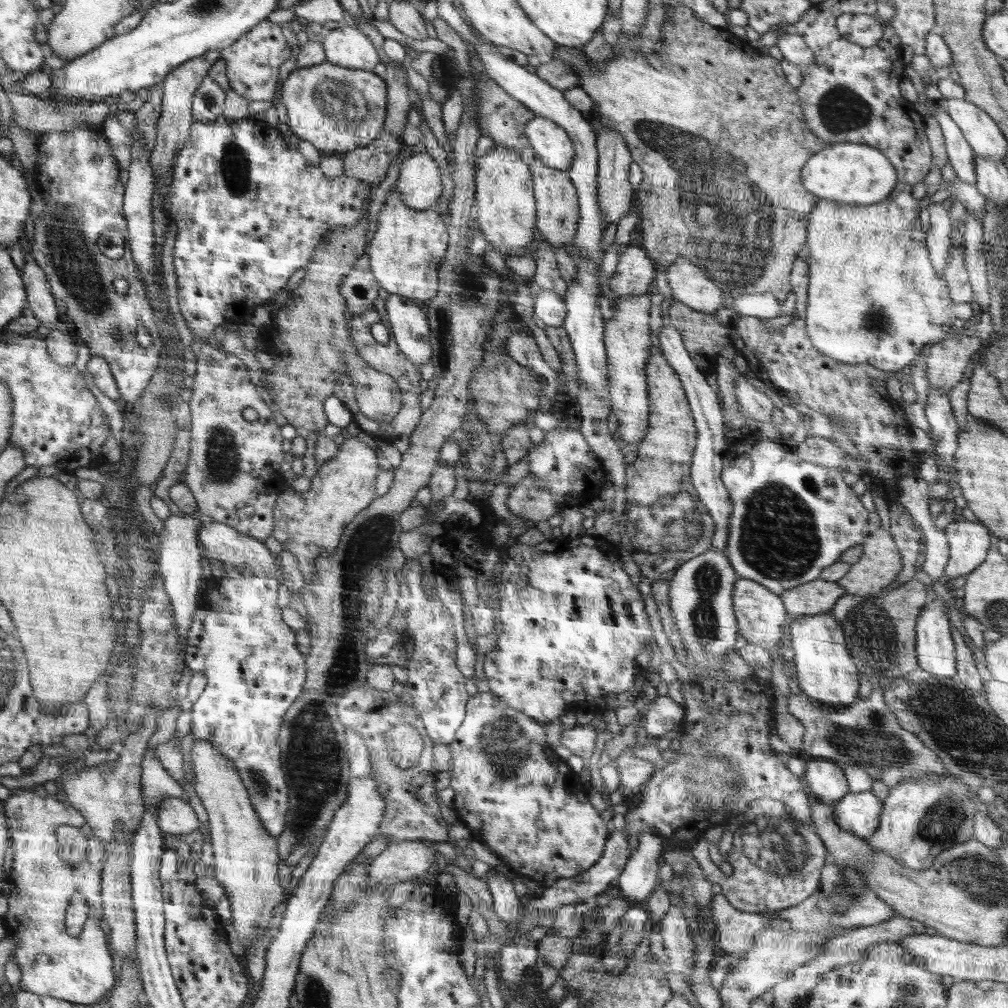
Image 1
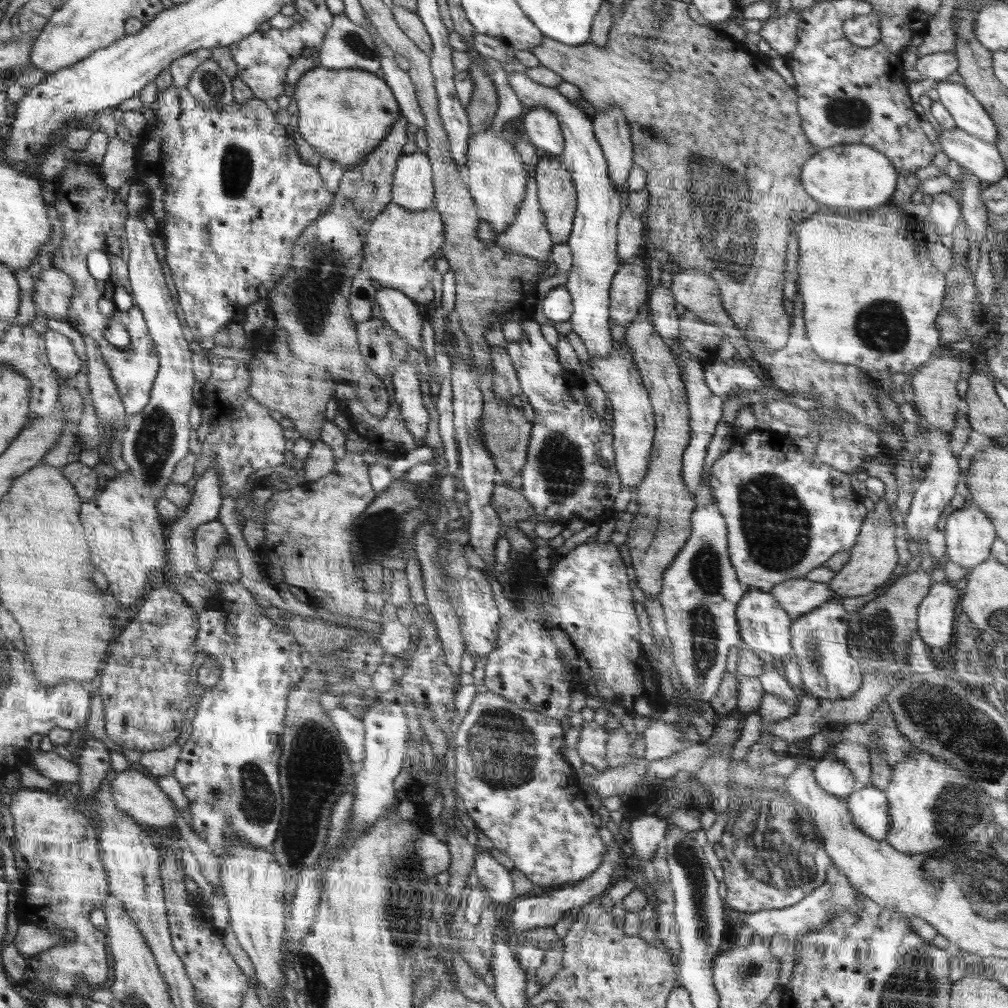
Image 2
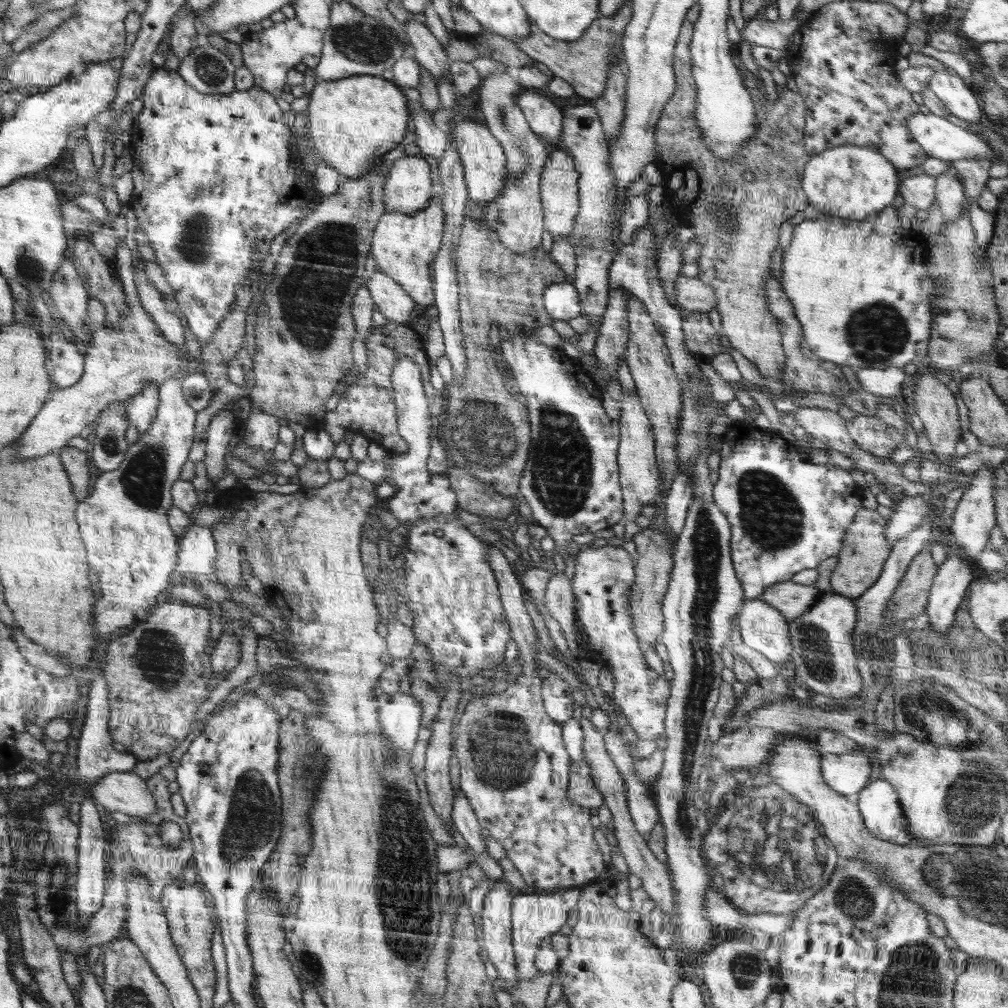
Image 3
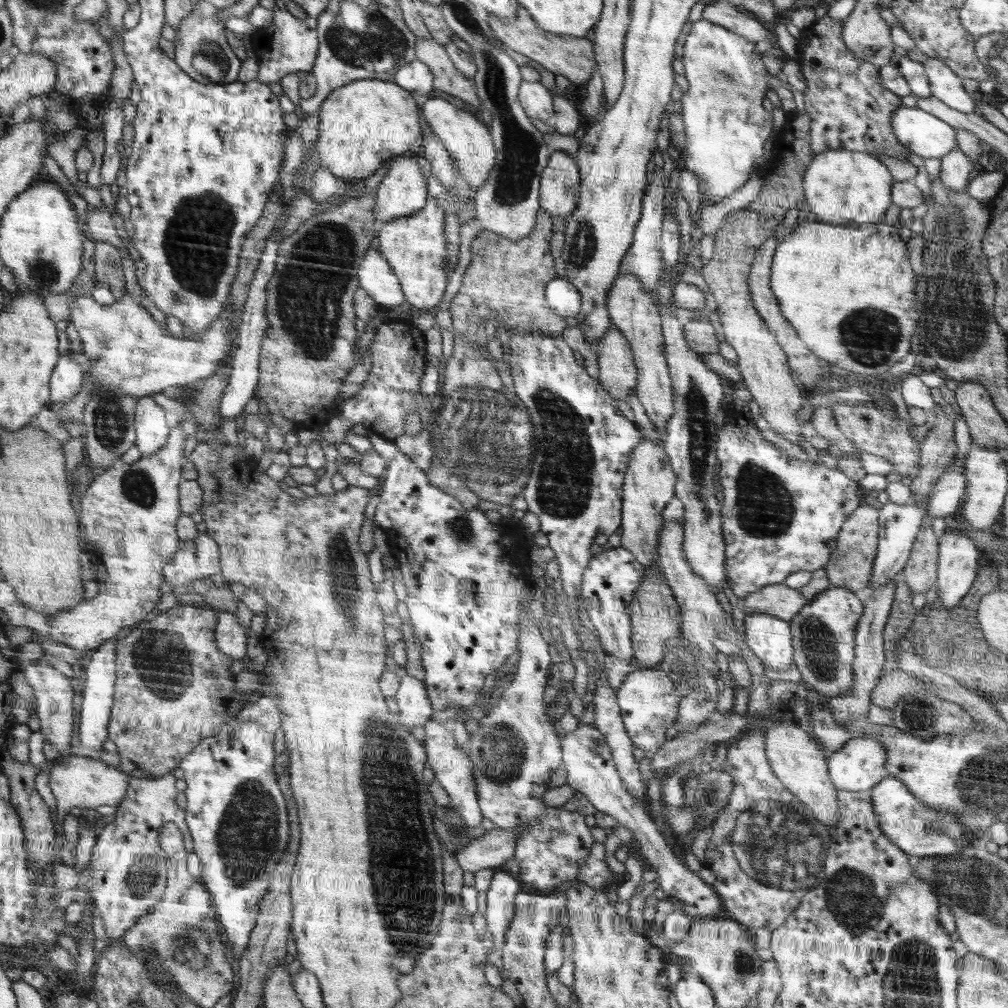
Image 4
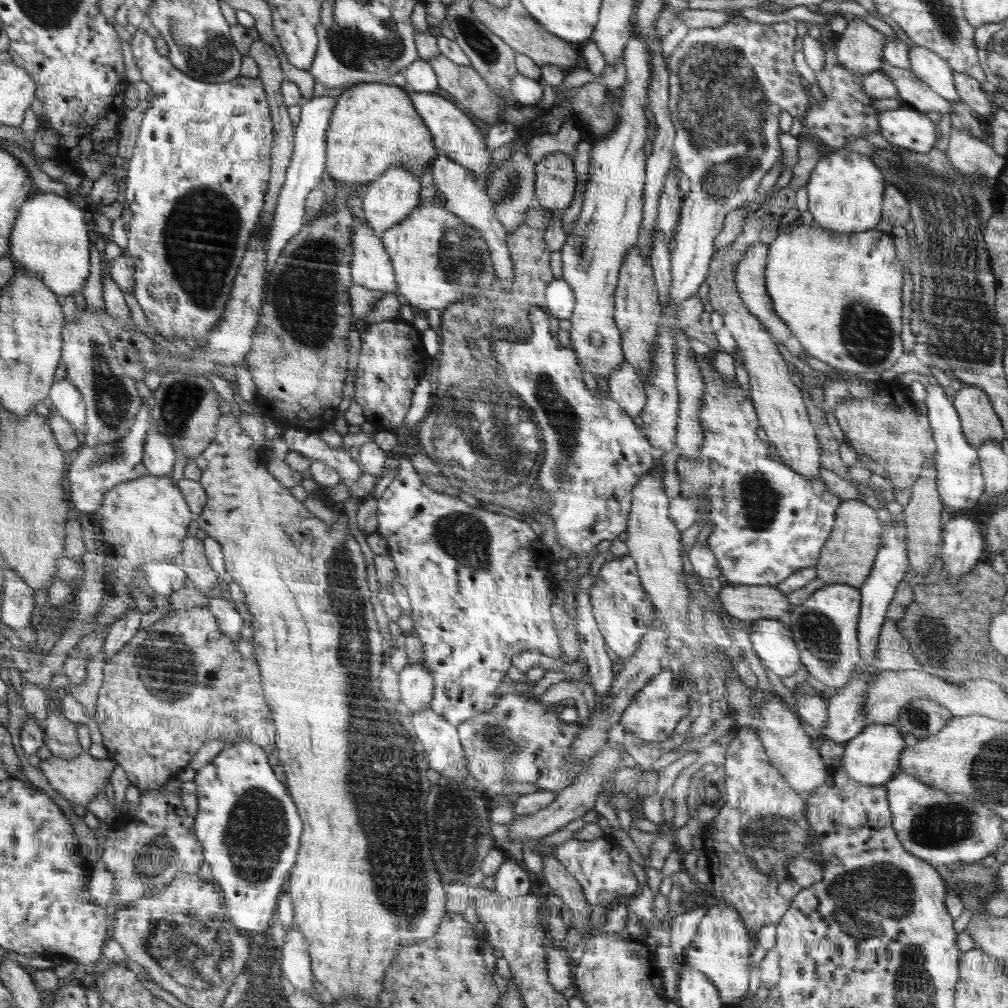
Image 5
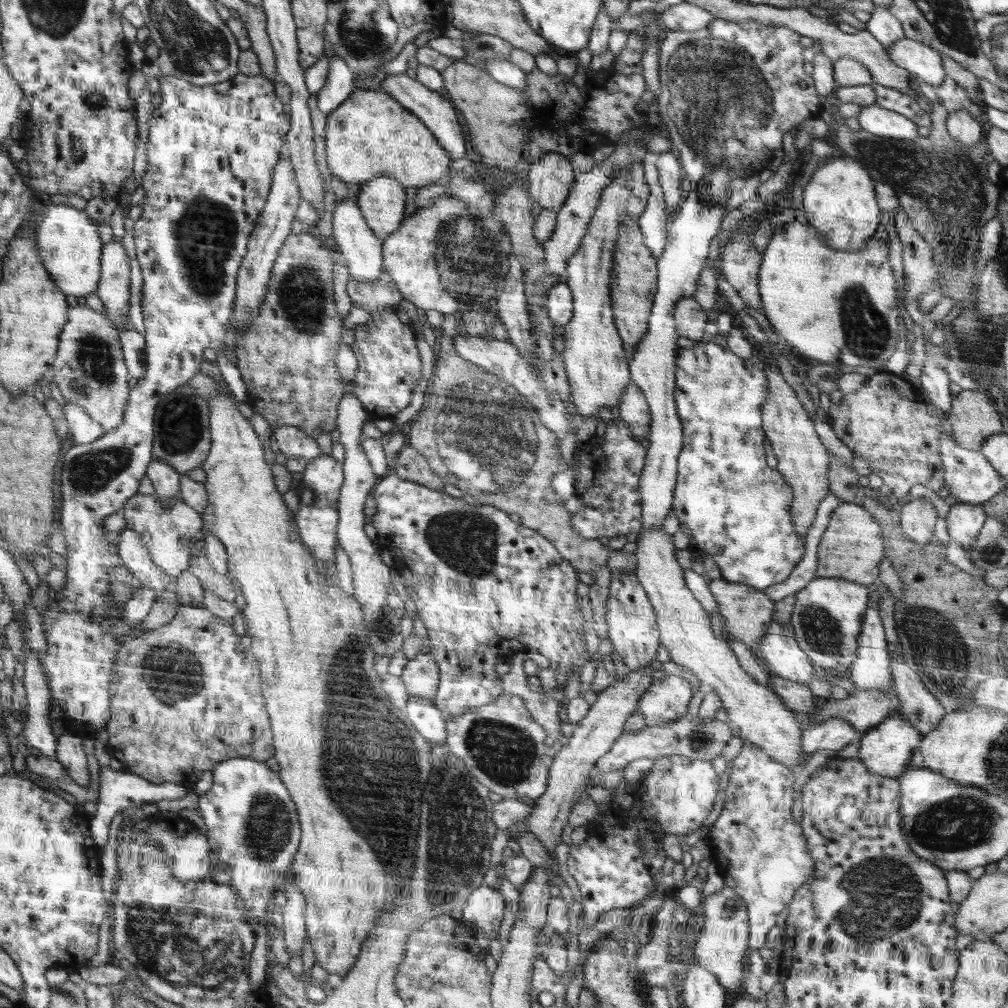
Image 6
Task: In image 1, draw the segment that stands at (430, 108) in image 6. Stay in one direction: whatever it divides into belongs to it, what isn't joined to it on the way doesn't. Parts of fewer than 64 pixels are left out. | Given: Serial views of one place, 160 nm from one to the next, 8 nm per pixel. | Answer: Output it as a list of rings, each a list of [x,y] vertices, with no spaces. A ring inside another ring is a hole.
[[[494,145],[481,158],[477,158],[476,164],[476,203],[474,217],[480,225],[480,230],[492,248],[502,252],[504,257],[519,255],[527,248],[533,239],[538,238],[536,194],[533,192],[533,173],[521,160],[513,149],[506,146]]]

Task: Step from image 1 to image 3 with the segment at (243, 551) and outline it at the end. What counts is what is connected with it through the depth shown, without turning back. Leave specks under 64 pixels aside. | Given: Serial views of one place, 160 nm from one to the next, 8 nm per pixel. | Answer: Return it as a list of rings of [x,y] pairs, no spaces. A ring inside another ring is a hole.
[[[192,524],[181,537],[181,551],[178,552],[177,570],[182,574],[216,573],[217,550],[212,531],[208,527]]]

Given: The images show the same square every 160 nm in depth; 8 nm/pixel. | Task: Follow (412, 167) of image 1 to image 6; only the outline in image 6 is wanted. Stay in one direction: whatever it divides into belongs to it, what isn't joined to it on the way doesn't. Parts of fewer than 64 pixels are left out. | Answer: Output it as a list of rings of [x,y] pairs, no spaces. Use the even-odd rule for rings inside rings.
[[[388,176],[369,180],[361,185],[357,204],[370,229],[385,240],[385,237],[393,235],[404,218],[404,184]]]

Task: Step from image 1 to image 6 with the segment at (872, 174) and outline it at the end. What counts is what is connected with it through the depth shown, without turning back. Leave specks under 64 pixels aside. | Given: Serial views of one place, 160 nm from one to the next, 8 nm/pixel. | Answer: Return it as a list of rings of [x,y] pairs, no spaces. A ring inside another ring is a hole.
[[[836,158],[819,166],[803,188],[804,212],[821,239],[834,250],[862,250],[881,224],[881,208],[875,193],[876,182],[866,169],[852,158]]]

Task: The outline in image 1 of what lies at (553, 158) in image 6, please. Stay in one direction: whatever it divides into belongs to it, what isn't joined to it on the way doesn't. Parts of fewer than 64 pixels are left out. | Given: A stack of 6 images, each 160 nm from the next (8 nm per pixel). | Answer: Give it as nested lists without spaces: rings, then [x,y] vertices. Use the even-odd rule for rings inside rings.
[[[534,160],[529,164],[533,173],[533,192],[536,194],[537,230],[554,248],[563,248],[580,226],[580,204],[576,202],[576,187],[568,171],[550,167],[544,161]]]

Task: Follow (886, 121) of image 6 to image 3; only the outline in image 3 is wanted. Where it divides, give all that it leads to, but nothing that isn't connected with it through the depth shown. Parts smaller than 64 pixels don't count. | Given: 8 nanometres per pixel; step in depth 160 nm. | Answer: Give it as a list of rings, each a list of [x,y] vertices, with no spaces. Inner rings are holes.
[[[918,112],[906,122],[906,125],[908,125],[910,134],[916,140],[916,143],[922,147],[928,157],[950,163],[960,160],[988,160],[990,162],[996,155],[992,147],[988,145],[987,140],[981,135],[964,130],[963,127],[954,125],[947,119],[936,116],[936,114]]]

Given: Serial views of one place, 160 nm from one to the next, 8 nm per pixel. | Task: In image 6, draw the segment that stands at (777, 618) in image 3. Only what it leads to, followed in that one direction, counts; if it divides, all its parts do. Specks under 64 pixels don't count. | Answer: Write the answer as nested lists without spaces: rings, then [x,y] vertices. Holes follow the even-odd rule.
[[[772,622],[760,641],[758,655],[768,662],[772,675],[804,685],[811,681],[816,667],[795,638],[786,636],[786,624]]]

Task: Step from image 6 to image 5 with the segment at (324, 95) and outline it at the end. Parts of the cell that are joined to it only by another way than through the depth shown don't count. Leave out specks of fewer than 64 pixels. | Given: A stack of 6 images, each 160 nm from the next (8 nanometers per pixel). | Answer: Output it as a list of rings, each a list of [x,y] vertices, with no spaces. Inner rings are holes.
[[[332,96],[313,97],[312,100],[306,100],[303,104],[300,120],[295,123],[293,156],[290,165],[287,167],[285,181],[277,198],[273,224],[267,232],[269,237],[266,251],[267,274],[265,274],[265,284],[269,272],[274,268],[276,260],[279,259],[281,250],[305,226],[305,200],[308,193],[319,185],[321,176],[325,173],[325,151],[327,148],[325,146],[325,133],[334,107],[336,107],[336,98],[332,98]]]

